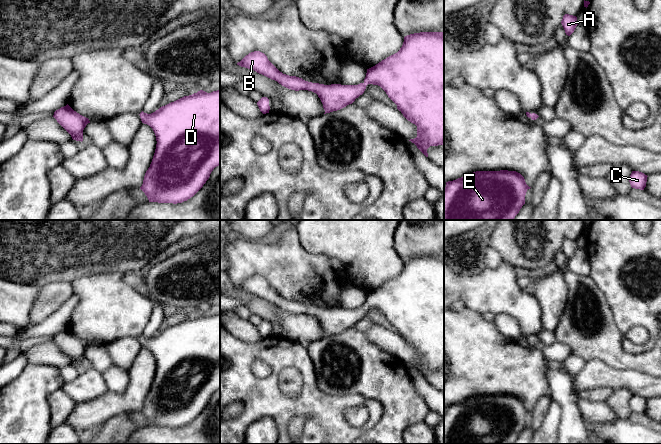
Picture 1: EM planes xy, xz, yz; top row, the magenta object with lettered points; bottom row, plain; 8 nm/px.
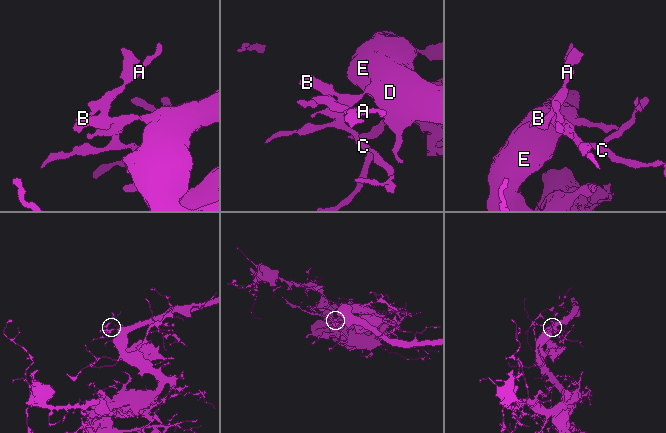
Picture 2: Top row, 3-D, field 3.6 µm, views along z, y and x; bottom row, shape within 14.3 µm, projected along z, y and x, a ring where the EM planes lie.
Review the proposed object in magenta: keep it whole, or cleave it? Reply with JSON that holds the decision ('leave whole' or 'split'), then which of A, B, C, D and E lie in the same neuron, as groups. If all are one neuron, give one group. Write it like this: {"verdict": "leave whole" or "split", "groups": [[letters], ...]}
{"verdict": "leave whole", "groups": [["A", "B", "C", "D", "E"]]}

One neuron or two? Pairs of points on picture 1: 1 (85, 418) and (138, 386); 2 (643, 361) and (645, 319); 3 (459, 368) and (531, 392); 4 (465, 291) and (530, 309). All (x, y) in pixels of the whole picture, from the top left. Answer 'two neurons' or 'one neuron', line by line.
1: one neuron
2: two neurons
3: one neuron
4: one neuron

